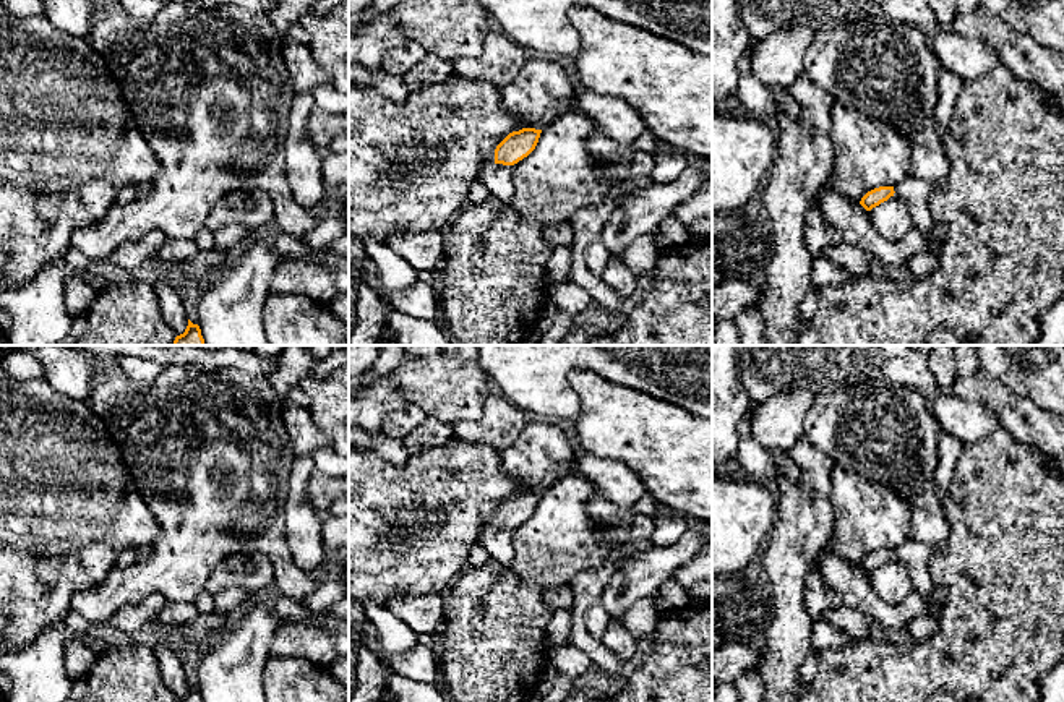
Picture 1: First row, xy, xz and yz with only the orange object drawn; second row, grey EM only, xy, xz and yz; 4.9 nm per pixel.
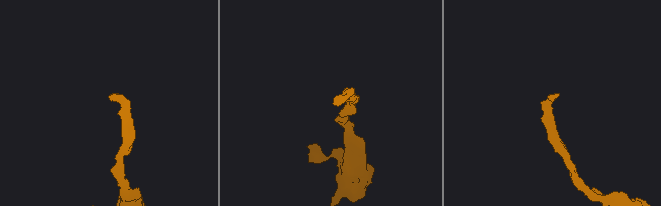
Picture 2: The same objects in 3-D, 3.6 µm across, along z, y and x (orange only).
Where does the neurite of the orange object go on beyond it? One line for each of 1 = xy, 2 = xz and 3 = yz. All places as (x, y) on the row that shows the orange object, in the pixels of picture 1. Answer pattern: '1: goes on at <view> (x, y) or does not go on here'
1: does not go on here
2: goes on at xz (498, 179)
3: goes on at yz (915, 193)

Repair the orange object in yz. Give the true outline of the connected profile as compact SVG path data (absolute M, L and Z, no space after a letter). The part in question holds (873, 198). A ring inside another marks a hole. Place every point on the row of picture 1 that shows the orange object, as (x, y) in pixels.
M908 177L895 186L879 186L868 191L860 204L871 211L881 203L887 201L890 196L897 196L908 209L915 225L926 235L931 235L931 212L929 212L929 196L931 185L925 180Z

